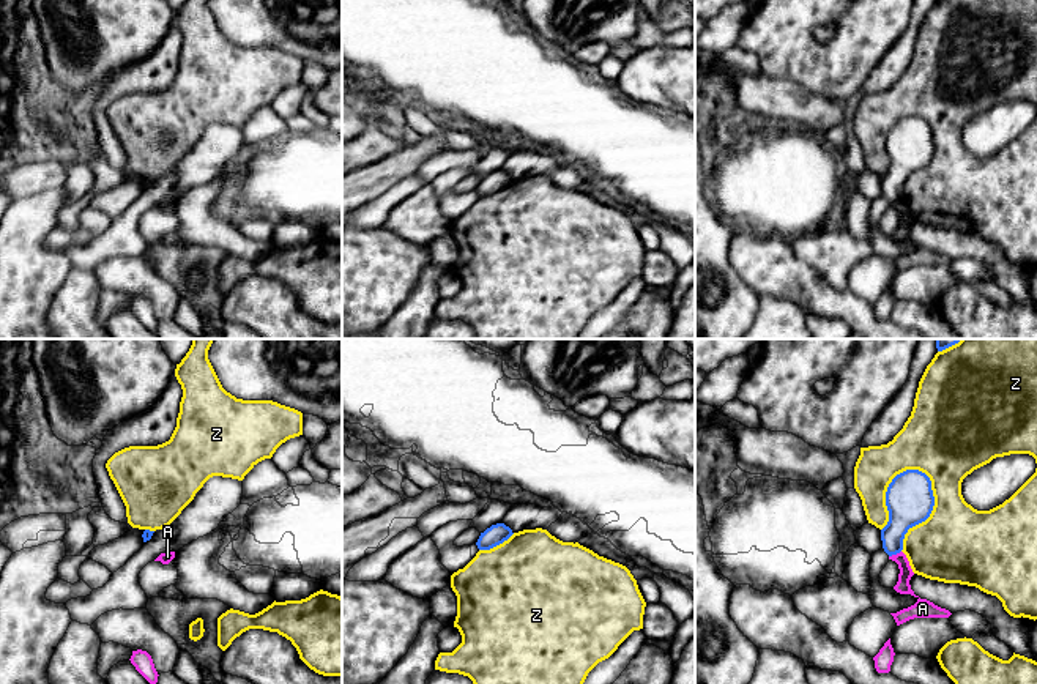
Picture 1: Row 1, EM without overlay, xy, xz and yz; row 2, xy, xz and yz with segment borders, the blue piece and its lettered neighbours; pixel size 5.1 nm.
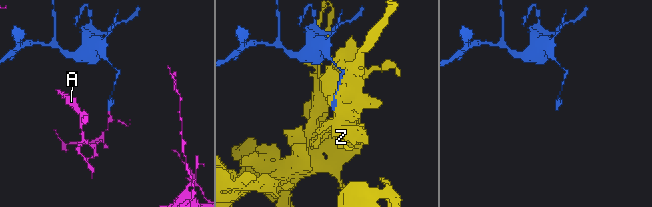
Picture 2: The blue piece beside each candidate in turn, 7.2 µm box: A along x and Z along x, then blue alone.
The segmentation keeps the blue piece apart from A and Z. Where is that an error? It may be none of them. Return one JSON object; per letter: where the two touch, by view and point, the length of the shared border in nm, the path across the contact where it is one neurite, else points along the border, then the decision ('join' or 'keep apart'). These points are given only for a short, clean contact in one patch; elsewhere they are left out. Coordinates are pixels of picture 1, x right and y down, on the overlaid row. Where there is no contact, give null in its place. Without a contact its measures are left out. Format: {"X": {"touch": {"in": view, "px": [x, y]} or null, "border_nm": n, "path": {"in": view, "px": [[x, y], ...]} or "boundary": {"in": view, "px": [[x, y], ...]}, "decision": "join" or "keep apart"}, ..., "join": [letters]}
{"A": {"touch": {"in": "yz", "px": [894, 553]}, "border_nm": 70, "boundary": {"in": "yz", "px": [[900, 550], [889, 557]]}, "decision": "keep apart"}, "Z": {"touch": {"in": "yz", "px": [930, 512]}, "border_nm": 440, "decision": "keep apart"}, "join": []}

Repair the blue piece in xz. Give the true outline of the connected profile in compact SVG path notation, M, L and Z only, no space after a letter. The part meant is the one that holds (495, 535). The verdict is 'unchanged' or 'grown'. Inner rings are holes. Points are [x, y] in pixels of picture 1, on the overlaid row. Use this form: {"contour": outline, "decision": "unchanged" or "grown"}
{"contour": "M496 523L481 533L476 545L479 550L490 550L512 536L512 530L504 523Z", "decision": "unchanged"}

